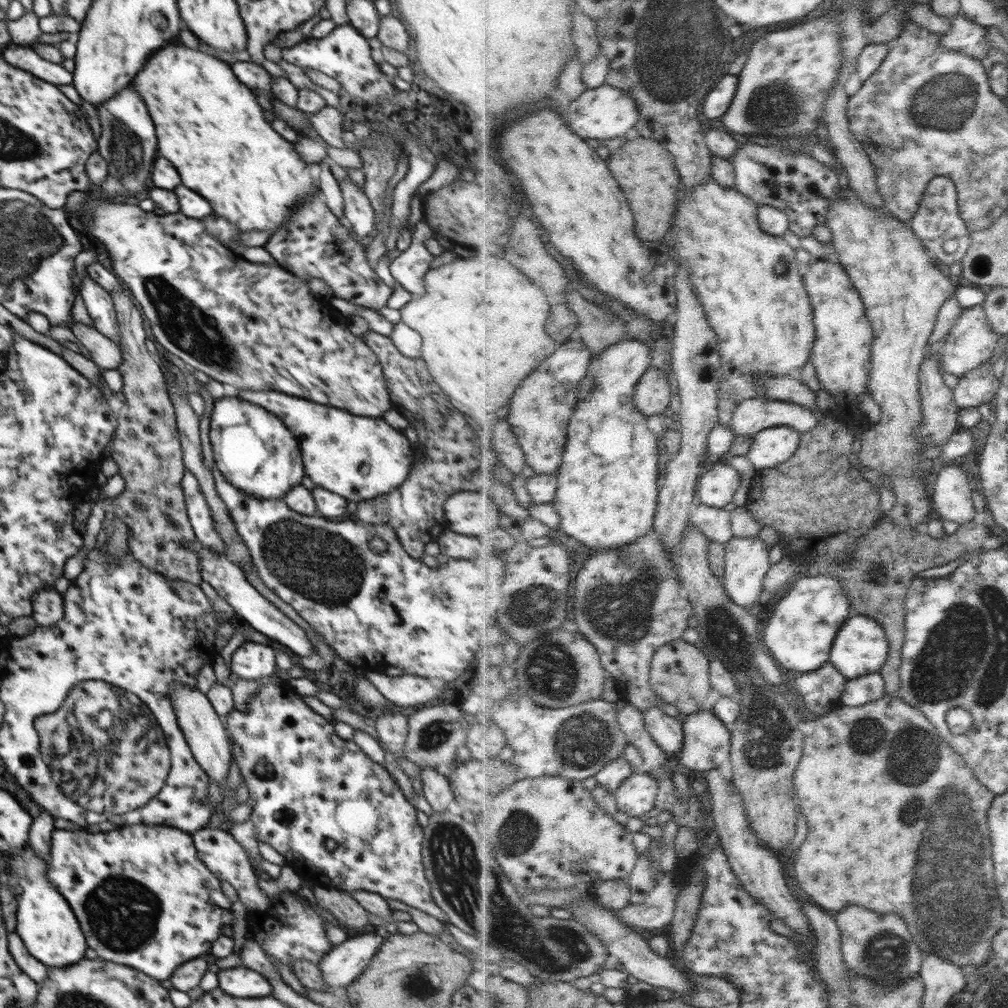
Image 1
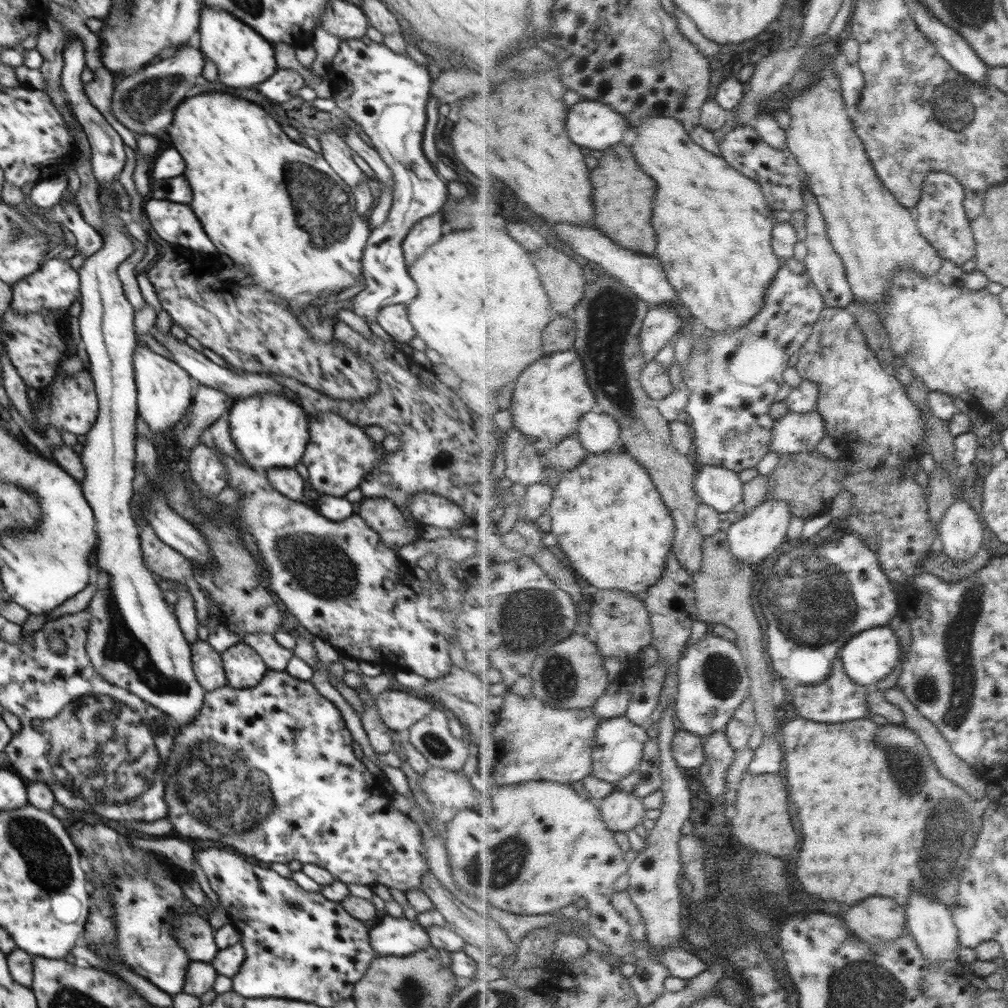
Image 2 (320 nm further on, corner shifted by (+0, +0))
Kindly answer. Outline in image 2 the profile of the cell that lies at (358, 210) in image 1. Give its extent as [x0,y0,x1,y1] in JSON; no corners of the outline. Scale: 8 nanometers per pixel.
[319,131,363,190]

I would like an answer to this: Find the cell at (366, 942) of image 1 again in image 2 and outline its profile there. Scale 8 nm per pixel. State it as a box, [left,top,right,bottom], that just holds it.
[369,915,431,957]

